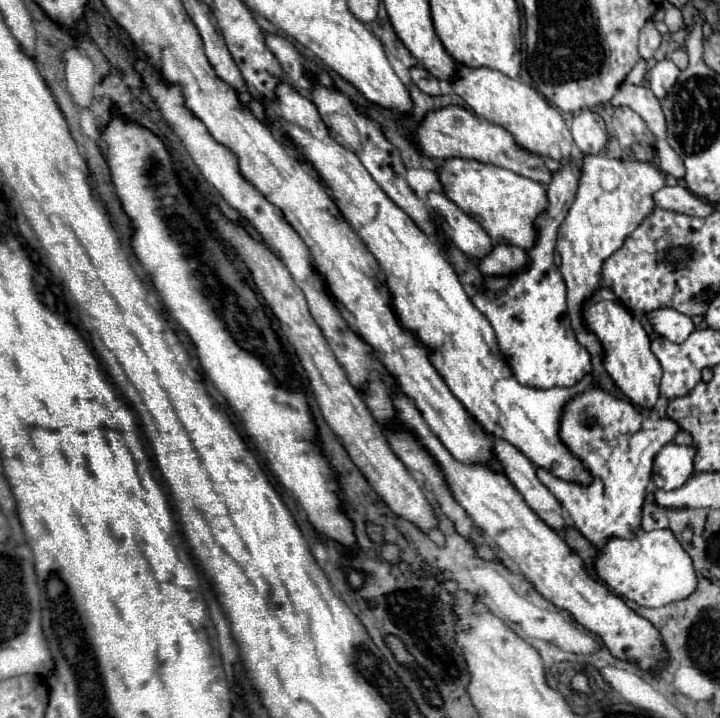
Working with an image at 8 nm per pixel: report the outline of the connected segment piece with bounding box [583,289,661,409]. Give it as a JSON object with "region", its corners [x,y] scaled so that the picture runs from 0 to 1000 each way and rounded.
{"region":[[[832,403],[821,416],[813,419],[810,428],[813,453],[821,464],[826,464],[840,486],[840,514],[854,536],[874,553],[876,561],[890,570],[907,570],[915,556],[918,536],[918,508],[901,483],[901,469],[885,442],[857,419],[854,408],[846,403]]]}

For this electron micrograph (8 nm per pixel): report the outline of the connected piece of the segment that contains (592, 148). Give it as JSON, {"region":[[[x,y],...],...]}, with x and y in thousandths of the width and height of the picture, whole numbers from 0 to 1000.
{"region":[[[810,152],[796,163],[793,188],[799,194],[799,202],[813,216],[824,216],[824,213],[838,210],[840,199],[843,199],[840,169],[829,155],[821,155],[821,152]]]}

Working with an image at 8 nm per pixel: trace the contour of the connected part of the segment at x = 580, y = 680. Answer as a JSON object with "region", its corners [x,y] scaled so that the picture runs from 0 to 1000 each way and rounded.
{"region":[[[801,937],[801,940],[796,943],[796,948],[793,948],[793,957],[796,957],[796,962],[801,962],[801,965],[821,968],[821,954],[818,954],[818,946],[815,946],[813,937]]]}

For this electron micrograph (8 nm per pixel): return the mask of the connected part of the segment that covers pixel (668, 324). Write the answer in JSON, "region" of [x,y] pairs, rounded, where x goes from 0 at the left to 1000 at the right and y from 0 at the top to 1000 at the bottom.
{"region":[[[910,430],[907,436],[899,436],[896,444],[907,453],[910,464],[935,478],[951,475],[965,458],[960,442],[940,436],[938,430]]]}

